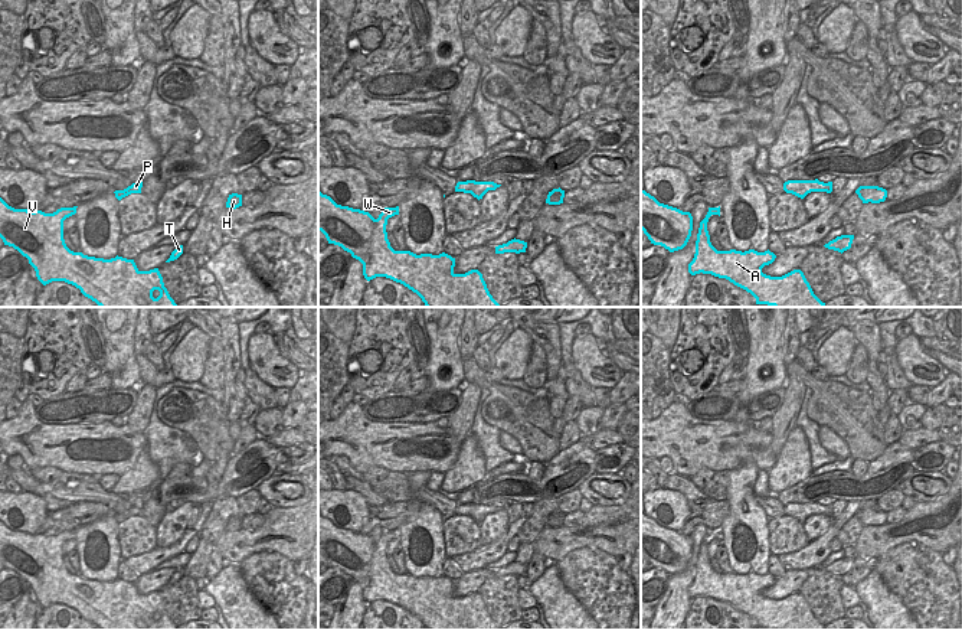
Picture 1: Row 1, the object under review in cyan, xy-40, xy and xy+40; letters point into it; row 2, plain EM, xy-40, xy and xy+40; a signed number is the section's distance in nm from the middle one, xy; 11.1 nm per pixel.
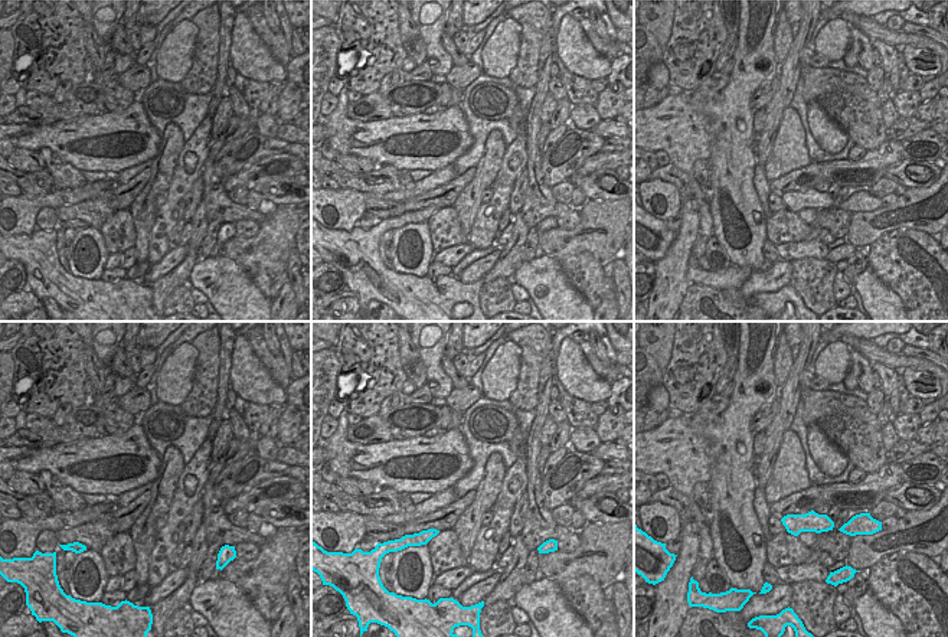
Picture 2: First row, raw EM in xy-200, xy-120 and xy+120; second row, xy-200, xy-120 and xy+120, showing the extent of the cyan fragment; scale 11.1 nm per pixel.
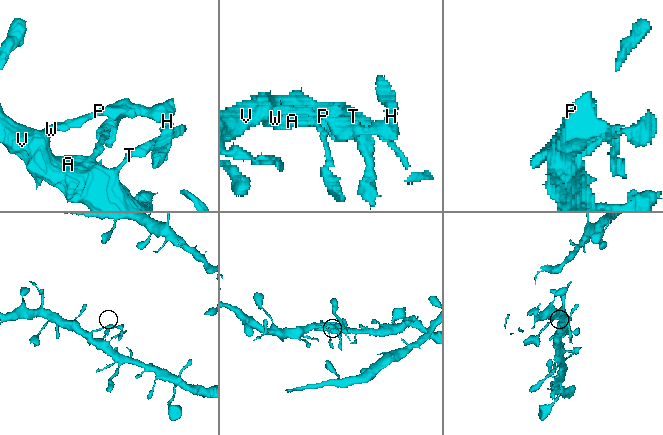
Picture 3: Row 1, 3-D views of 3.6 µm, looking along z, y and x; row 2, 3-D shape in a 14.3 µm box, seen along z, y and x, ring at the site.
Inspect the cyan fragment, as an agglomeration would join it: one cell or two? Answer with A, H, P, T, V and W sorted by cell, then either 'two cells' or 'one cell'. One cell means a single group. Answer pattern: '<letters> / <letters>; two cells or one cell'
A P T V W / H; two cells

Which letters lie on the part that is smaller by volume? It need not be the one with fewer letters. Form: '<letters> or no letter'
H

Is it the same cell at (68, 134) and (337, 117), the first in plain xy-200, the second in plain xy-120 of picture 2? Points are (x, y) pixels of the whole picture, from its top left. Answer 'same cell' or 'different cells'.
same cell

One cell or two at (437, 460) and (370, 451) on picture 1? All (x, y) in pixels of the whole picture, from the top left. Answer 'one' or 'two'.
one

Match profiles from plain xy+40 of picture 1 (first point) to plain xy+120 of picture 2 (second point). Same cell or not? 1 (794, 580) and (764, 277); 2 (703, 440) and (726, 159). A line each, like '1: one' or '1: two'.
1: one
2: two

